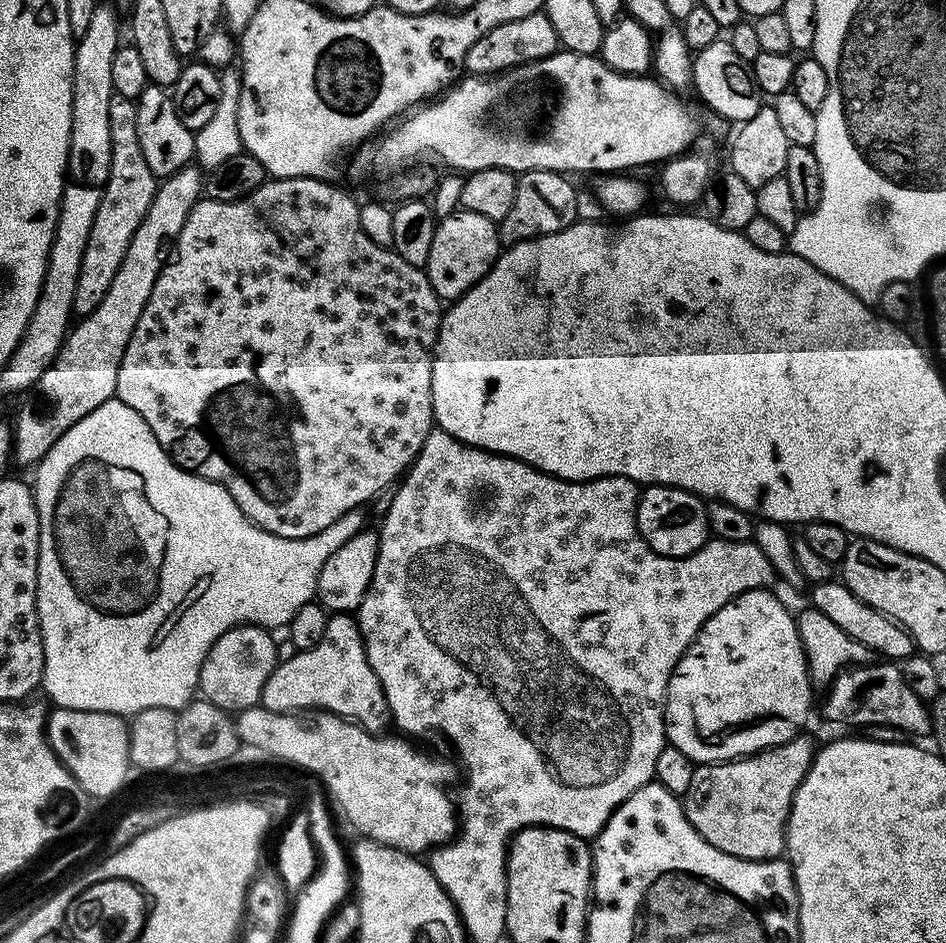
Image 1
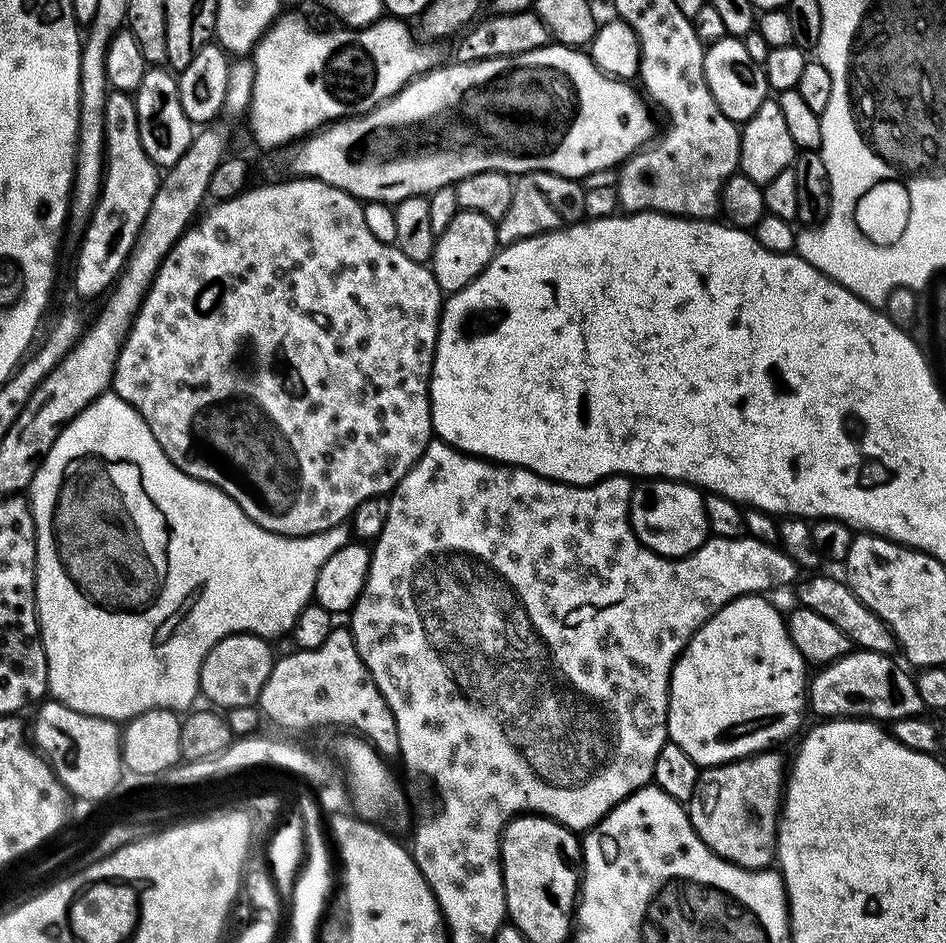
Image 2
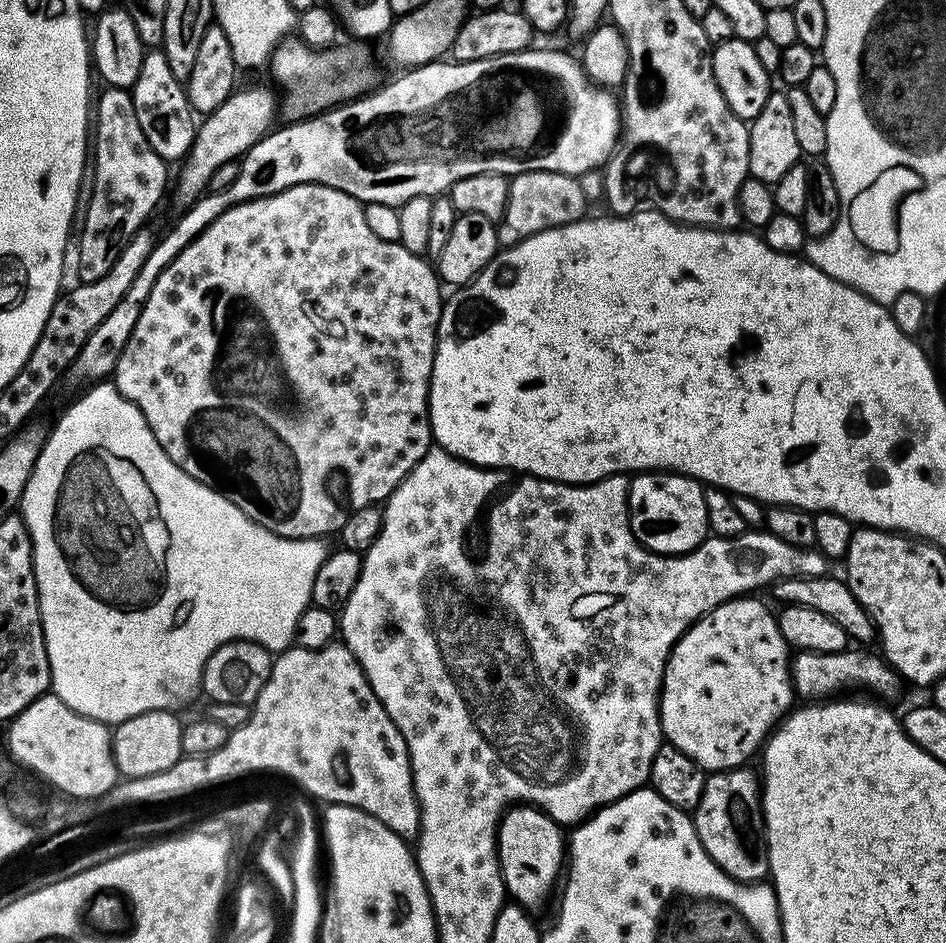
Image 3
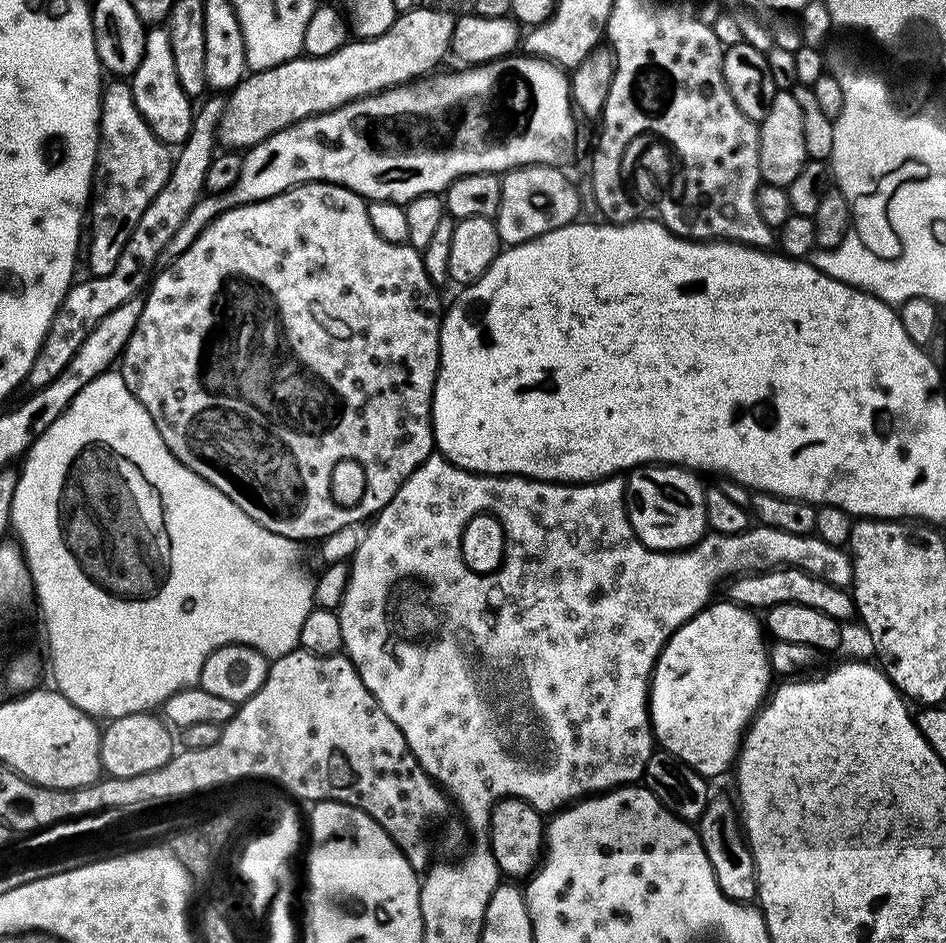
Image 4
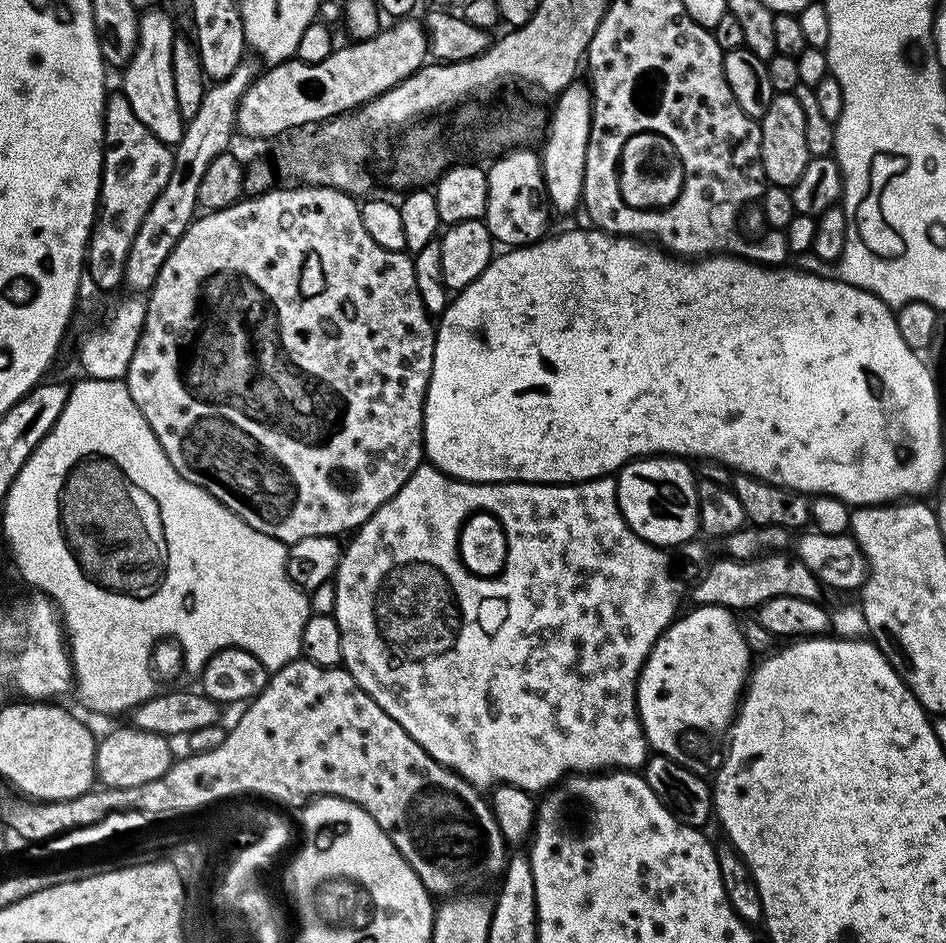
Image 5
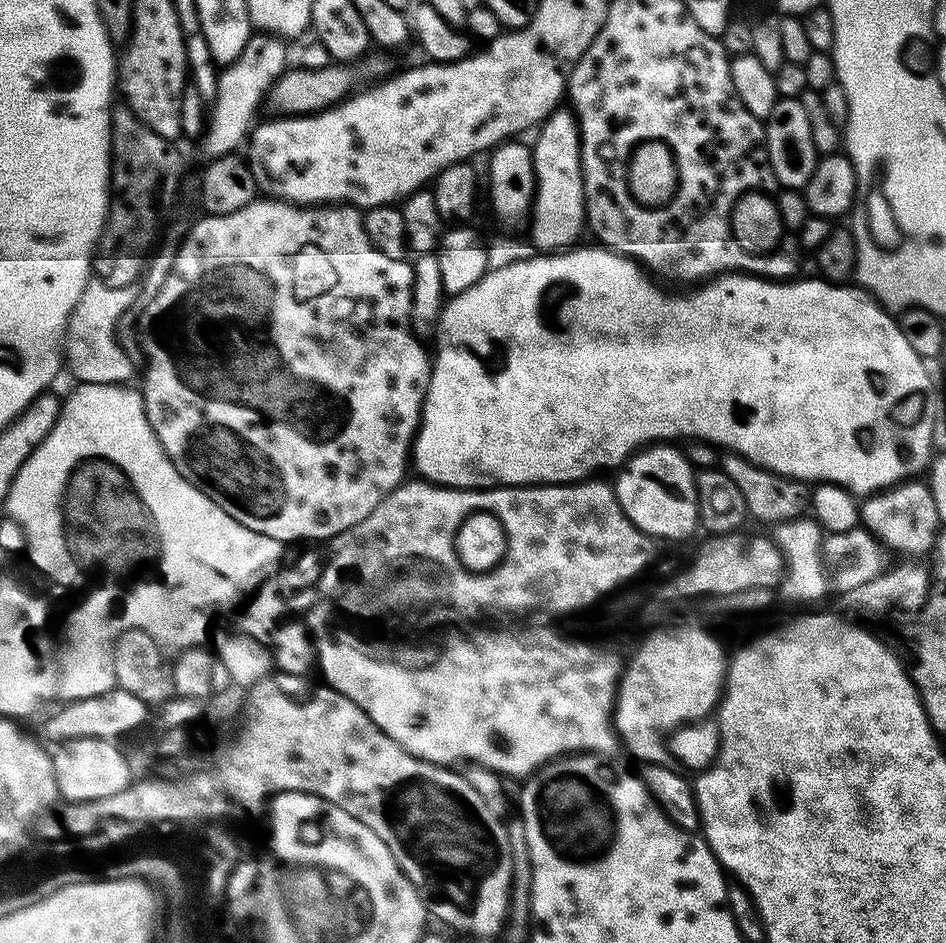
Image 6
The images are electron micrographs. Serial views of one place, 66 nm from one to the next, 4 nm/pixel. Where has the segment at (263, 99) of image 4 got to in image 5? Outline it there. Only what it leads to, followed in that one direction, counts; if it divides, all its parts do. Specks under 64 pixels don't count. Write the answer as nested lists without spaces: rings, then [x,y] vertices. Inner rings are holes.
[[[400,18],[392,22],[389,28],[388,25],[381,27],[380,31],[370,38],[348,42],[345,48],[337,47],[322,62],[307,64],[293,58],[265,67],[240,99],[236,111],[236,127],[239,135],[257,136],[260,140],[268,140],[271,136],[280,136],[291,128],[302,127],[303,124],[320,126],[325,122],[331,122],[353,110],[363,108],[375,96],[381,96],[386,90],[410,78],[419,68],[424,67],[429,56],[425,25],[421,21],[419,24],[416,18]]]

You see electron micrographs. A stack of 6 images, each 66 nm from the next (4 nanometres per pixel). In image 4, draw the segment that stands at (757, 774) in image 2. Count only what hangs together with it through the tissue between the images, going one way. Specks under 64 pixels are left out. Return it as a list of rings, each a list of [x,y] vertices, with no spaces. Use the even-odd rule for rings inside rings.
[[[709,795],[706,810],[700,815],[698,831],[700,841],[712,863],[714,874],[719,880],[719,886],[728,898],[737,903],[751,903],[758,888],[755,880],[756,860],[753,849],[745,840],[742,826],[742,816],[737,805],[728,796]]]

